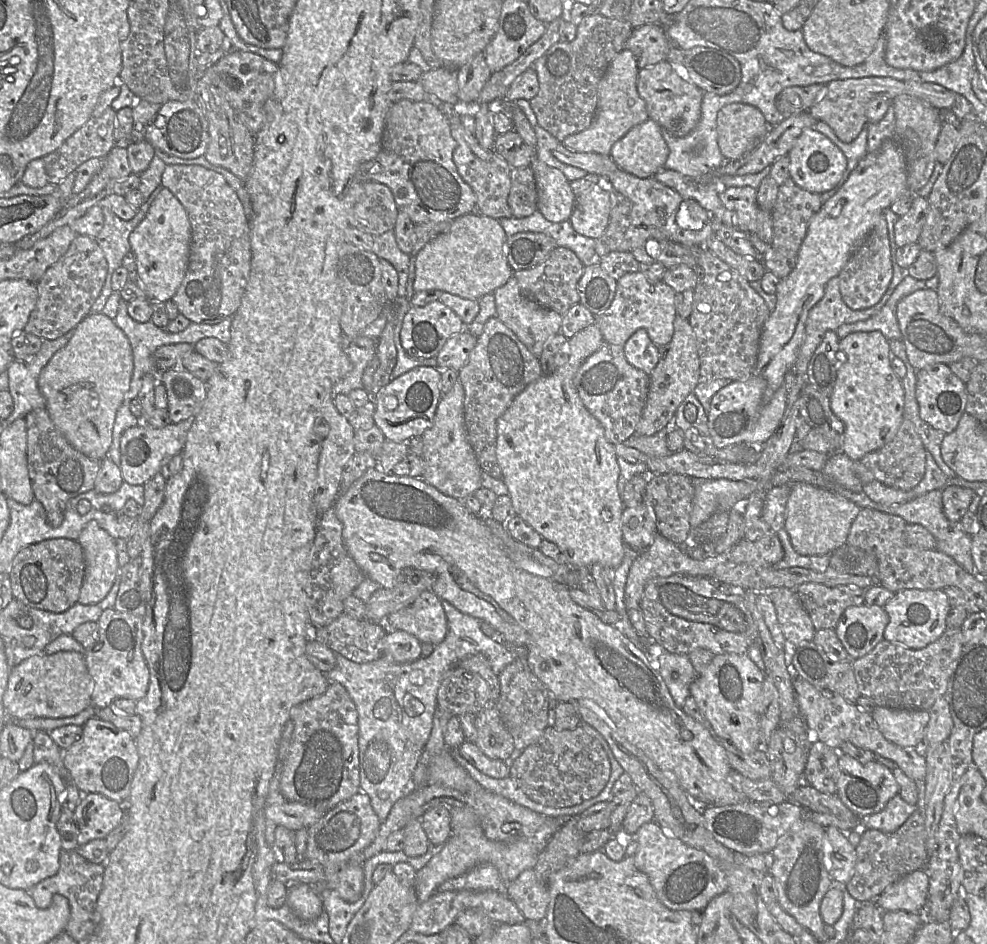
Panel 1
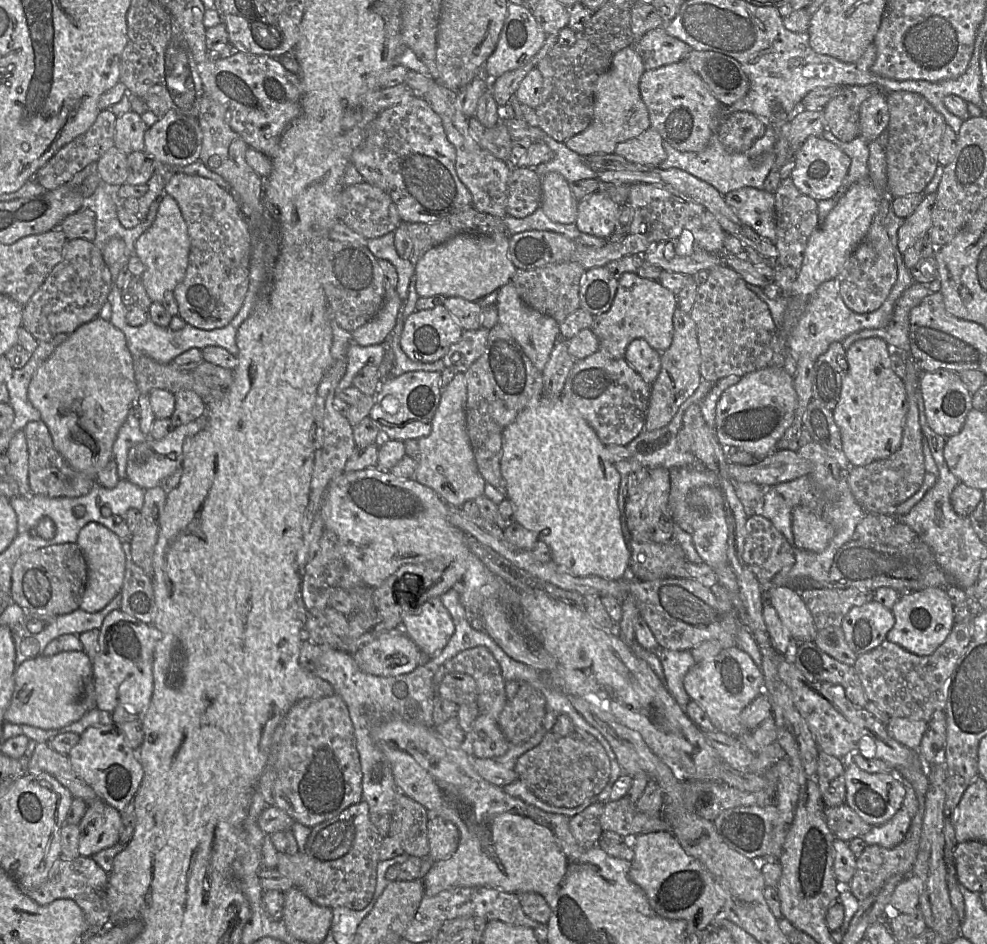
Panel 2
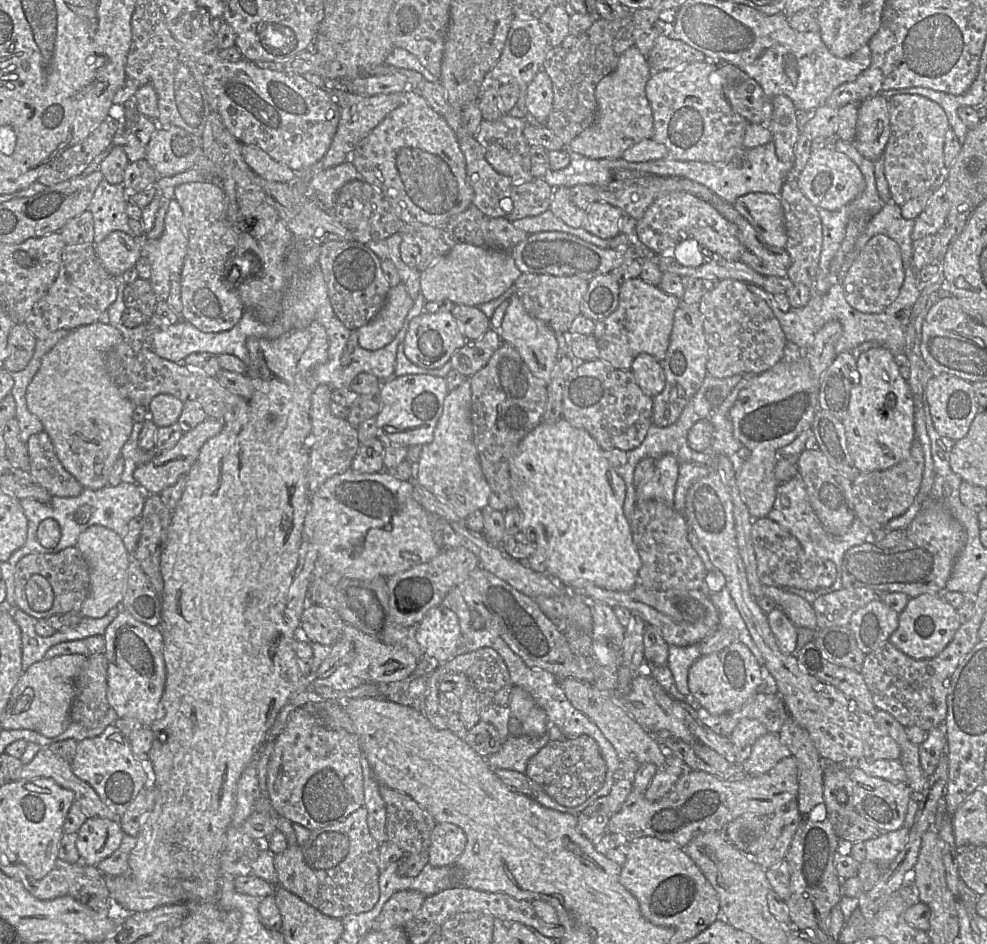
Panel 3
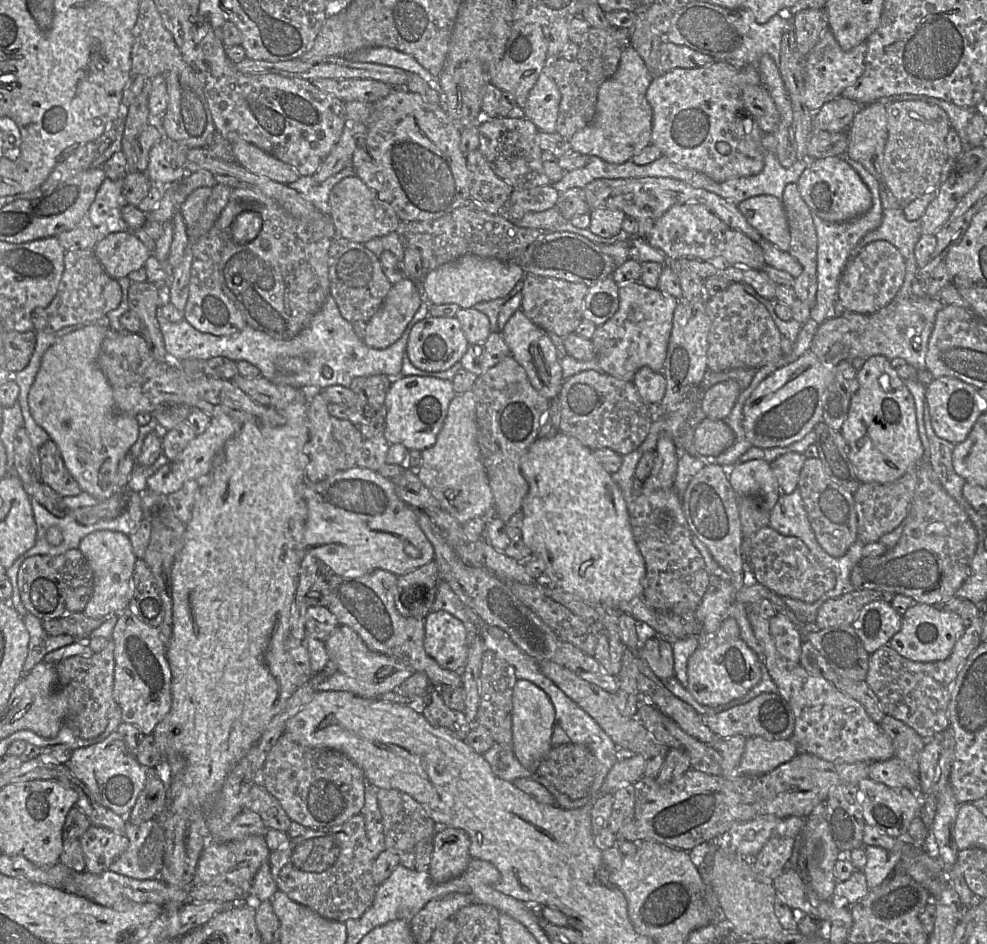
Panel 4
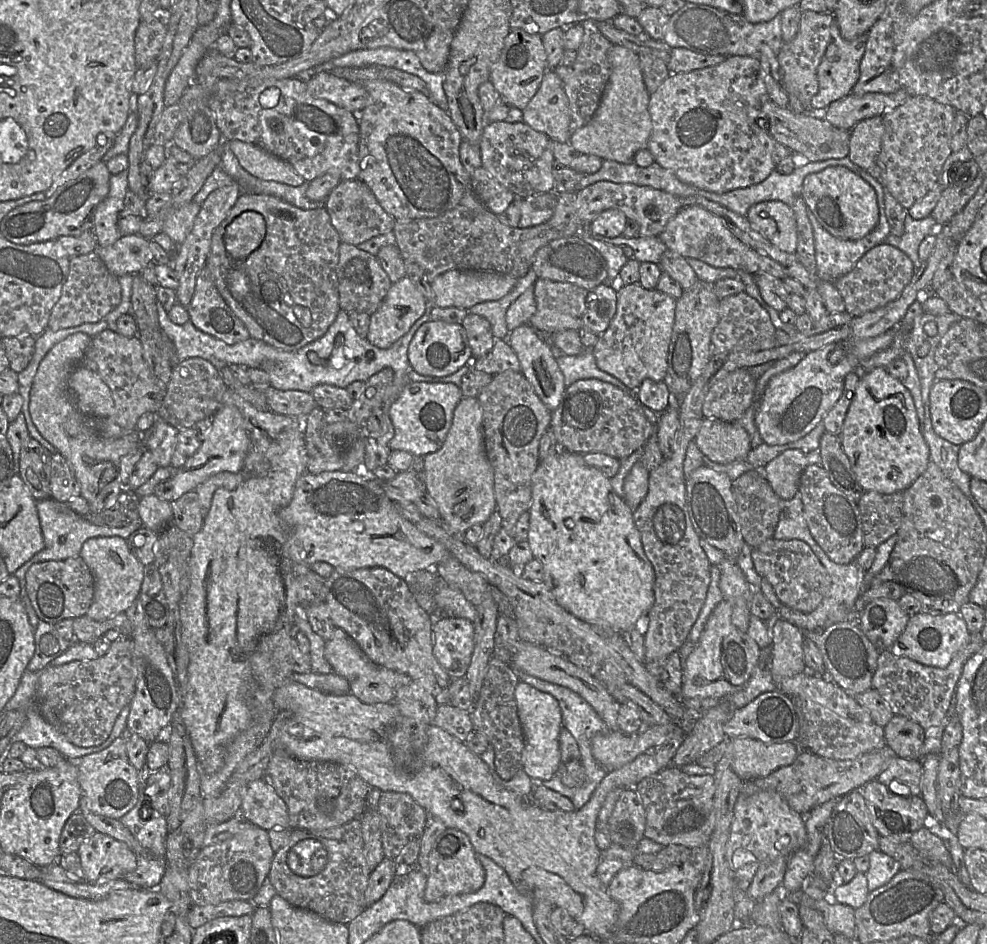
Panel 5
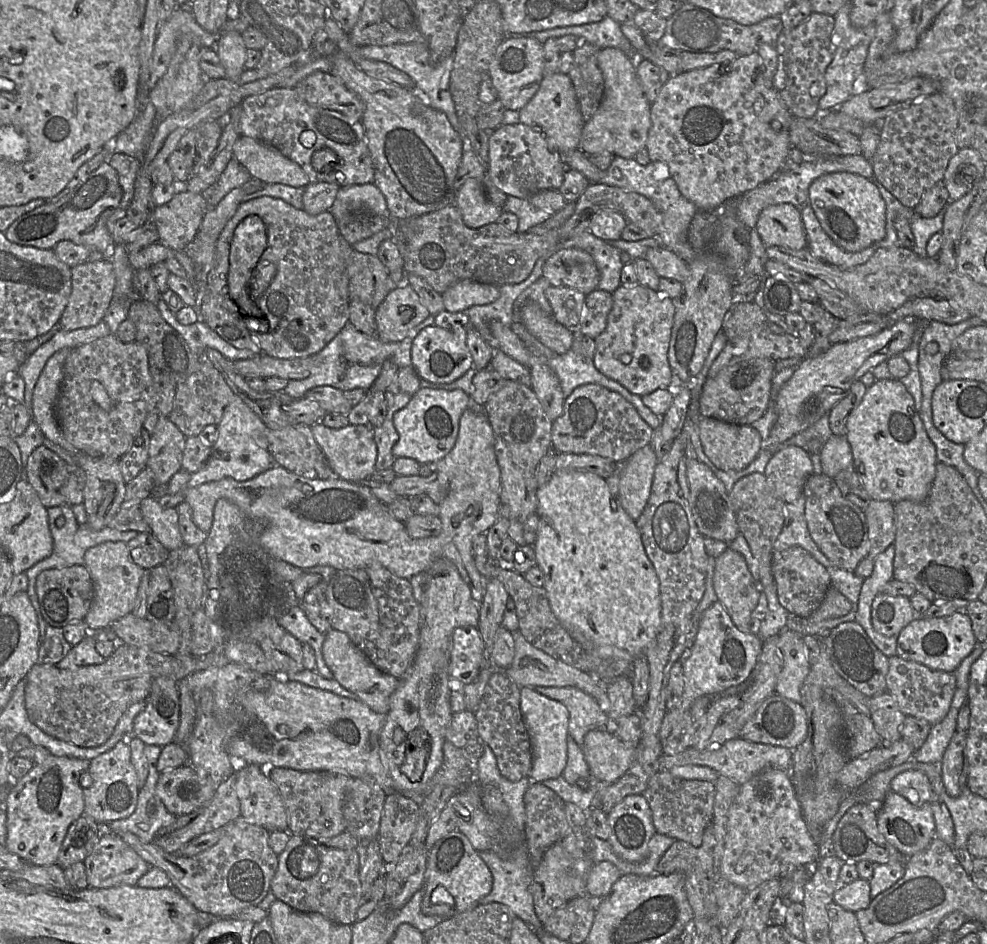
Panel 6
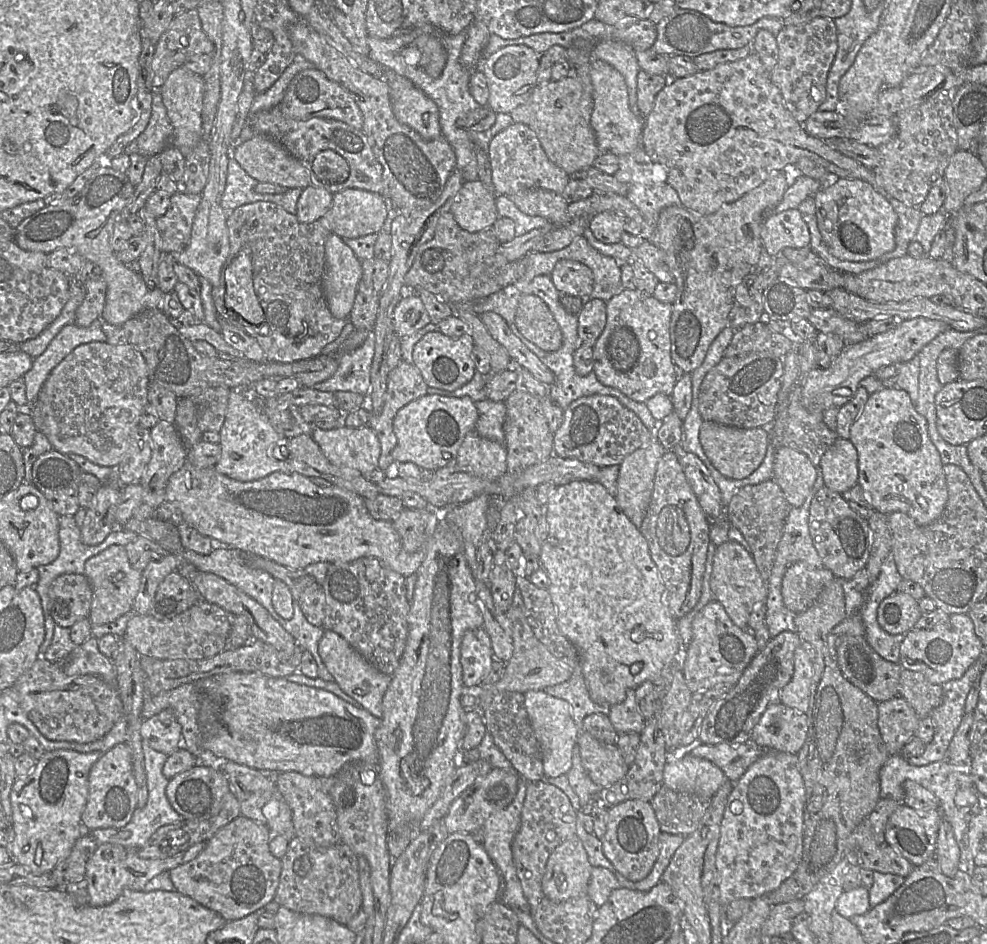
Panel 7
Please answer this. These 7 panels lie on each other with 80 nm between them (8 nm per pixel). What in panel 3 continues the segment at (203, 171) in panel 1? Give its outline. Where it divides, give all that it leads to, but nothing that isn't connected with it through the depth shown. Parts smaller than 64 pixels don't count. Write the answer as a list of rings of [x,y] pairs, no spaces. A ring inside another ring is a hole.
[[[208,182],[181,184],[175,189],[175,200],[183,212],[187,236],[187,254],[181,271],[182,318],[205,333],[225,332],[232,329],[241,319],[244,305],[240,297],[224,282],[226,261],[238,242],[238,234],[227,218],[227,196],[222,187]]]

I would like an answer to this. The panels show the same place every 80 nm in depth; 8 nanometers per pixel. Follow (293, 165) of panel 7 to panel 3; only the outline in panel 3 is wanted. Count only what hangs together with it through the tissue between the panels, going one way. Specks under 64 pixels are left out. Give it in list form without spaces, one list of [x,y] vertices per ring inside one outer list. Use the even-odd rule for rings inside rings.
[[[242,144],[242,155],[255,174],[267,181],[290,183],[295,171],[282,162],[277,162],[255,145]]]

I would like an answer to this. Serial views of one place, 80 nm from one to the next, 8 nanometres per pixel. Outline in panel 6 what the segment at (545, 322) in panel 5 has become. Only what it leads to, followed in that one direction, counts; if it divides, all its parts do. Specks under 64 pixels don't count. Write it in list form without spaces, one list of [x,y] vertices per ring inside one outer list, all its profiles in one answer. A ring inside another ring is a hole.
[[[549,286],[545,296],[553,311],[553,318],[567,328],[579,328],[586,295],[569,288]]]

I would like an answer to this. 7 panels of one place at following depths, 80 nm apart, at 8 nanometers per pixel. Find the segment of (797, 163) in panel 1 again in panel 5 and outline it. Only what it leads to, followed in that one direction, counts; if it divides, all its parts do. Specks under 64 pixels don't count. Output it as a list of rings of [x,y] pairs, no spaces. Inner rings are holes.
[[[844,166],[827,167],[807,175],[803,181],[802,198],[821,226],[837,238],[859,240],[871,233],[879,221],[874,188]]]

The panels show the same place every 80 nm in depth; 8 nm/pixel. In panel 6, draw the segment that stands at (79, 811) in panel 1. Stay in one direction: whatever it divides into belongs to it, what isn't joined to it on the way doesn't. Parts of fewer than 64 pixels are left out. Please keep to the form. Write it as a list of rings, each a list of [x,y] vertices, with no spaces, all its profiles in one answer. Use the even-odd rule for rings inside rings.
[[[104,833],[94,850],[84,860],[88,888],[137,886],[138,880],[150,869],[148,864],[127,843],[114,833]]]

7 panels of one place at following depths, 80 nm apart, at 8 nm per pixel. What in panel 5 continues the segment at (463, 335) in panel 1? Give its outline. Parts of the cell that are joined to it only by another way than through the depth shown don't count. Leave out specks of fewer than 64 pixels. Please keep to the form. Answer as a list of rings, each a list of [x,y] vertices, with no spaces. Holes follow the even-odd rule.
[[[496,337],[494,346],[489,353],[479,358],[472,356],[466,365],[492,375],[506,370],[521,371],[518,356],[512,347],[510,347],[507,340]]]

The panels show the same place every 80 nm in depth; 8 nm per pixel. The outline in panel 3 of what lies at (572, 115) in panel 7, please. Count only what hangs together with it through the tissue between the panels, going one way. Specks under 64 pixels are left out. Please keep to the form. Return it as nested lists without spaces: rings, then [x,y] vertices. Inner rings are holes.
[[[544,70],[539,71],[527,88],[526,110],[544,126],[553,106],[553,84]]]

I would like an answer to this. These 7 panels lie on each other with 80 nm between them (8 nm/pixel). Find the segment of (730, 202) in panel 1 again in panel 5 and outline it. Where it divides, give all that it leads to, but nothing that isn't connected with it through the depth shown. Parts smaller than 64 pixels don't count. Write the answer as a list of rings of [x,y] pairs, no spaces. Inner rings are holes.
[[[764,201],[751,206],[746,215],[753,230],[787,253],[797,248],[797,223],[790,206],[781,201]]]

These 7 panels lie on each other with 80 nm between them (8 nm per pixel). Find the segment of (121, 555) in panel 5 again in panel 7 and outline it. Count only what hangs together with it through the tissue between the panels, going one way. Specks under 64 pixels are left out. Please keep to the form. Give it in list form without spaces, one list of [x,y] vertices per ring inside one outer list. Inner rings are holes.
[[[112,545],[85,563],[84,575],[92,588],[92,602],[88,619],[92,626],[114,622],[119,617],[134,613],[133,604],[138,593],[142,573],[134,569],[124,546]]]

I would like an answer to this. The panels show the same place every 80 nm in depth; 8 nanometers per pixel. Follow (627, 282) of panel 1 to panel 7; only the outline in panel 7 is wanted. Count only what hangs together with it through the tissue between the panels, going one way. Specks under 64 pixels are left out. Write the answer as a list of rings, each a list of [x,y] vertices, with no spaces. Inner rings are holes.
[[[622,289],[607,302],[606,325],[597,339],[594,350],[593,371],[597,379],[606,386],[621,391],[634,401],[645,403],[652,396],[662,393],[671,396],[678,376],[684,374],[671,358],[670,323],[672,304],[662,303],[653,295],[638,289]]]

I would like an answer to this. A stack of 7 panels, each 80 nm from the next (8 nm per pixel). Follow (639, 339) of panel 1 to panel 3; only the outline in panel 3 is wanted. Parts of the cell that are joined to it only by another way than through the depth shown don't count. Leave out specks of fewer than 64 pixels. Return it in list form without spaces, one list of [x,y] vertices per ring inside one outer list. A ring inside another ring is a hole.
[[[647,353],[639,354],[631,370],[641,390],[651,398],[658,395],[665,386],[665,374],[661,363]]]

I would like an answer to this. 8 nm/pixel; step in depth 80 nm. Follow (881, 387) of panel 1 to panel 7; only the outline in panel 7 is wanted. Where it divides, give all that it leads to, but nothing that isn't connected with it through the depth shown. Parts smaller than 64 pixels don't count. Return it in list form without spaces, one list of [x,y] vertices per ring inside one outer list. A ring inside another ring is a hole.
[[[884,387],[870,394],[861,414],[850,428],[849,440],[858,455],[858,484],[875,511],[886,515],[902,512],[918,525],[928,525],[939,518],[948,499],[943,464],[929,437],[926,419],[915,410],[906,391]]]

